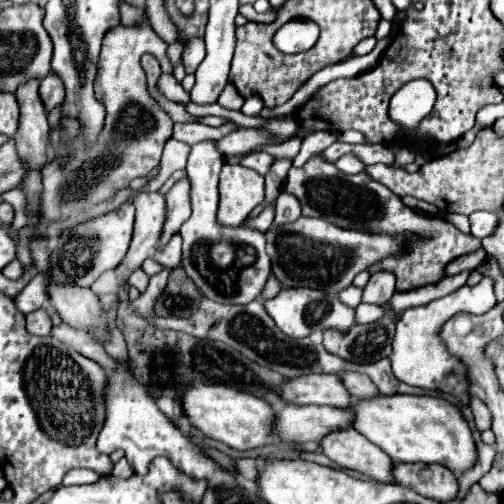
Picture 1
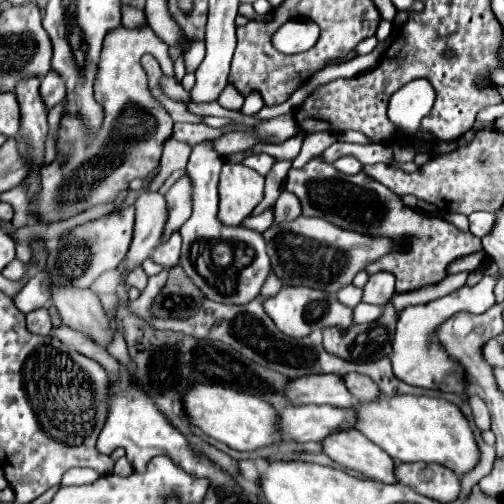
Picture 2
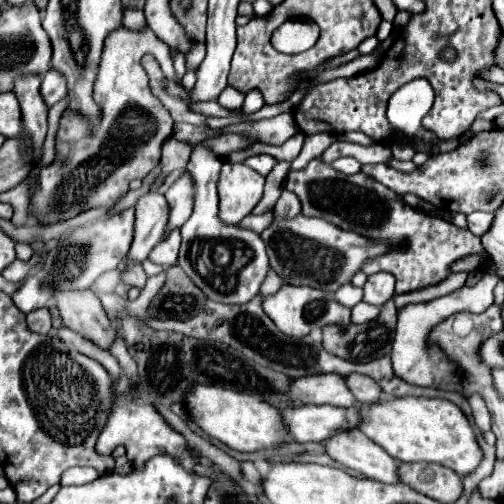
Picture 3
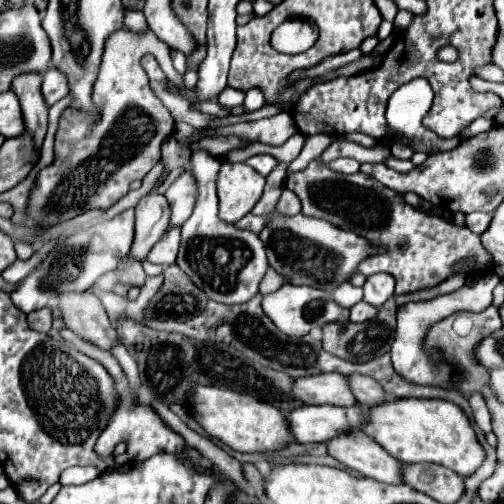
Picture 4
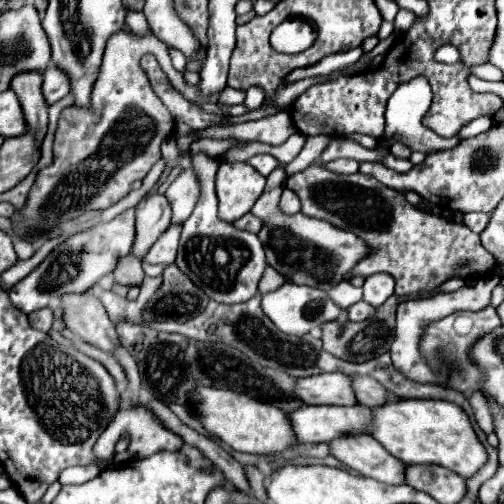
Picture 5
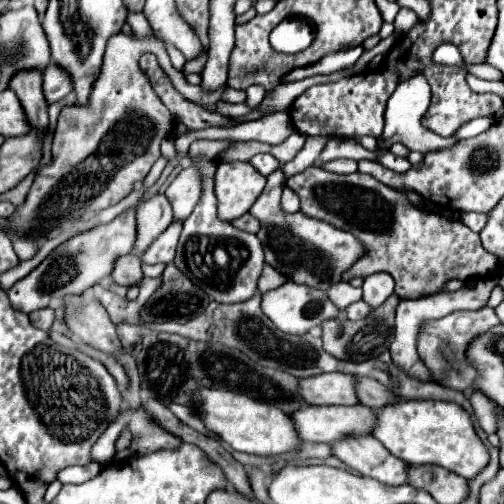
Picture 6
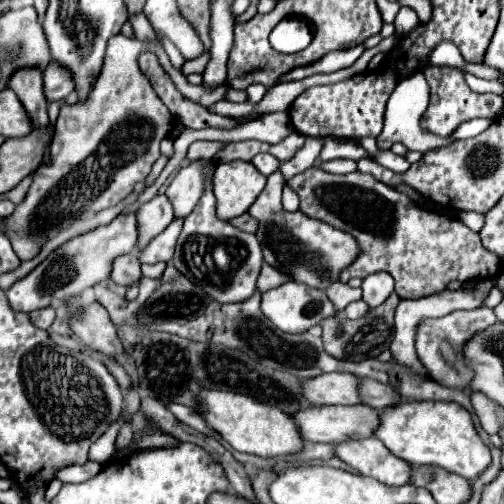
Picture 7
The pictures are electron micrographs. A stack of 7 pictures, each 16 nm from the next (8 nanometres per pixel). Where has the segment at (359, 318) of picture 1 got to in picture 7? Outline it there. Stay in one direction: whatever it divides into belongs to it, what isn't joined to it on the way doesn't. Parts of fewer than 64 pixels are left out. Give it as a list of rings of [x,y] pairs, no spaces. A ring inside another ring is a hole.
[[[362,300],[352,302],[352,304],[348,304],[348,306],[344,308],[344,314],[346,314],[348,318],[360,318],[360,316],[364,316],[366,312],[368,312],[368,306],[366,306]]]

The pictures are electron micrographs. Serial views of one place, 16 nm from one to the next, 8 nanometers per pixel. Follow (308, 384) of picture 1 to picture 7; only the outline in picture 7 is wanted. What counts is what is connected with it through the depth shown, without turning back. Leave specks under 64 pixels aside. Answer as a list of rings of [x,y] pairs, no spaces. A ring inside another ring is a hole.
[[[332,372],[328,376],[316,376],[312,380],[304,380],[304,396],[308,396],[308,400],[316,406],[362,404],[360,384],[362,380],[356,374]]]

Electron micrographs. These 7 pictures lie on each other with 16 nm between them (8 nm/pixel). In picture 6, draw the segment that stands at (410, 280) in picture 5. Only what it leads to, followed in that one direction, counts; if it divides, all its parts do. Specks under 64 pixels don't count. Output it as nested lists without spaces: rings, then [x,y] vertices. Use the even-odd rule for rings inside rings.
[[[312,166],[292,176],[286,184],[300,196],[300,210],[306,216],[352,232],[360,240],[364,254],[344,272],[342,282],[354,276],[366,278],[374,272],[388,272],[396,280],[396,294],[400,298],[422,298],[444,290],[450,280],[468,282],[474,276],[498,276],[498,256],[492,256],[482,246],[476,232],[458,220],[414,206],[406,194],[380,184],[368,174],[352,172],[338,176]]]

